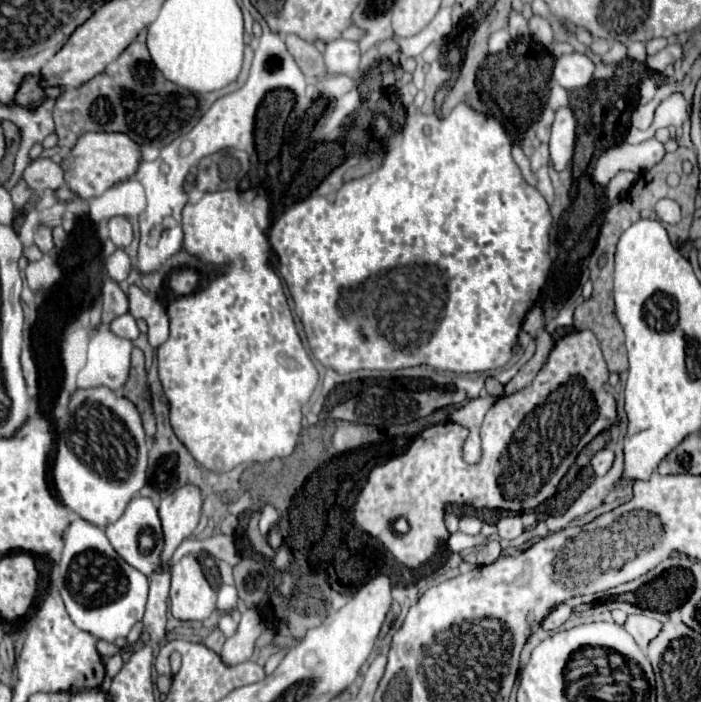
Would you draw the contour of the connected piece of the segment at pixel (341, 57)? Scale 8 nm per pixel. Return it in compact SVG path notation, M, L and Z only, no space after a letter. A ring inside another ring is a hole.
M336 39L336 41L326 43L326 47L324 47L324 61L328 65L328 71L332 71L332 73L346 73L346 75L358 73L360 49L356 49L356 53L354 53L354 45L356 43L344 41L344 39Z

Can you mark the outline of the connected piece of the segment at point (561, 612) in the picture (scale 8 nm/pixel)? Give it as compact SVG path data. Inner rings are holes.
M560 603L544 621L542 621L542 629L546 631L556 631L568 617L570 617L572 609L566 605L566 603Z

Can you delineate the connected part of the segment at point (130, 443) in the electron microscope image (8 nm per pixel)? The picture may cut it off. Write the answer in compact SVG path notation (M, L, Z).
M106 387L98 389L78 389L72 395L68 413L56 421L56 459L54 459L54 485L58 497L66 507L78 513L88 523L106 529L108 525L116 523L128 501L140 493L146 483L146 461L148 461L148 443L140 423L140 415L136 415L136 407L128 403L128 399L118 397L114 391Z

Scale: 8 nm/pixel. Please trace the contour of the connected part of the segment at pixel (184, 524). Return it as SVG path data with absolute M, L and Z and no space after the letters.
M188 483L176 491L172 491L166 499L162 499L158 507L158 515L162 519L164 529L164 555L162 561L168 561L174 549L192 535L202 515L202 491Z

